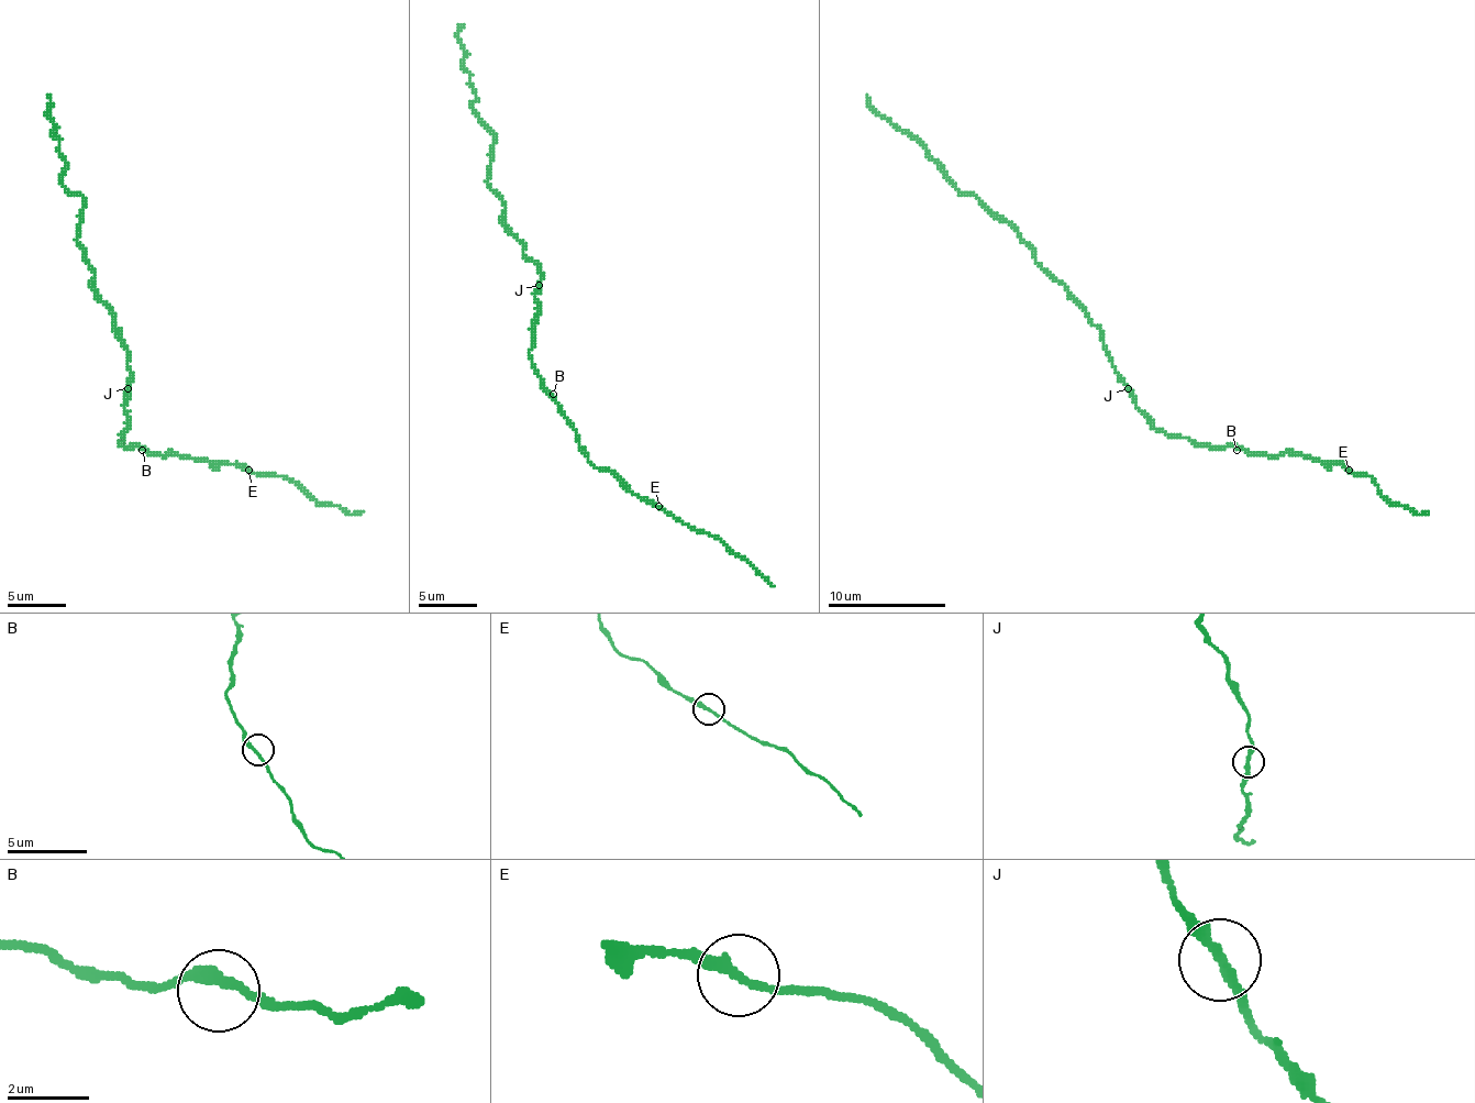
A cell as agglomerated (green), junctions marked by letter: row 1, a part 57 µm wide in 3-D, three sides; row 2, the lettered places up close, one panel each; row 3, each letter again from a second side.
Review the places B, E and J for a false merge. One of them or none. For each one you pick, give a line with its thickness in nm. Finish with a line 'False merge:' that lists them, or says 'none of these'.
J: 240 nm
False merge: J

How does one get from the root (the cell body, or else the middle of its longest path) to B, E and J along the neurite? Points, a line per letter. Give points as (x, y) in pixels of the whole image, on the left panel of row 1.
B: (124, 405), (128, 426), (119, 440), (124, 447), (142, 450)
E: (124, 405), (128, 426), (119, 440), (124, 447), (228, 461), (248, 470)
J: (124, 405), (128, 387)

